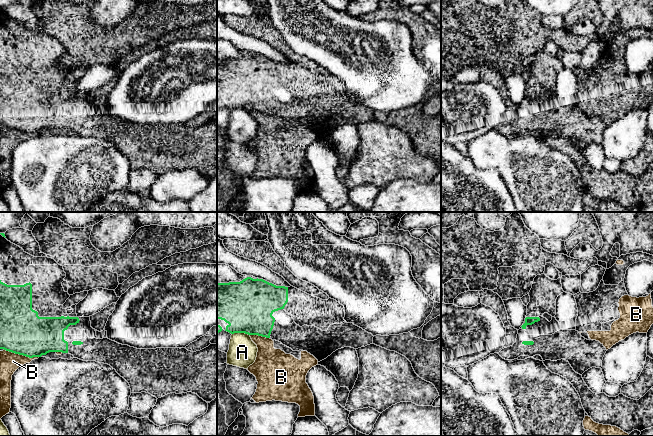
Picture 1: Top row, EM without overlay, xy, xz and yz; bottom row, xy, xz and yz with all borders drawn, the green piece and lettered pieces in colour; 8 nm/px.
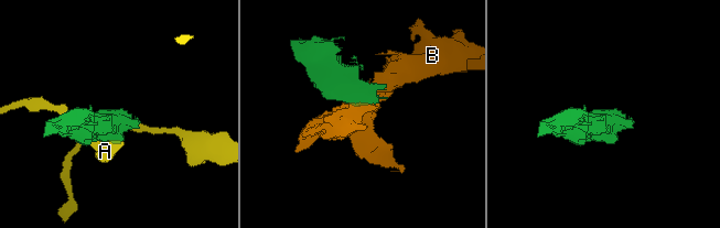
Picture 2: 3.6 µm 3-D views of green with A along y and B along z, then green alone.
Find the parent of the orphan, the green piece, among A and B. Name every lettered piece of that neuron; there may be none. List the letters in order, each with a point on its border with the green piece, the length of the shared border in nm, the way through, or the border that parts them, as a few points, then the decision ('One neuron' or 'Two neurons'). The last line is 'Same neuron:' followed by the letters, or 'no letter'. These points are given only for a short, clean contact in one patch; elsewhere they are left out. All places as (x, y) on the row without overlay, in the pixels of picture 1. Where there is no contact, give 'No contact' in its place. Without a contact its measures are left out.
A: Touches green at xz (241, 108). Shared border 140 nm. Two neurons
B: Touches green at xy (21, 130). Shared border 280 nm. Two neurons
Same neuron: no letter

